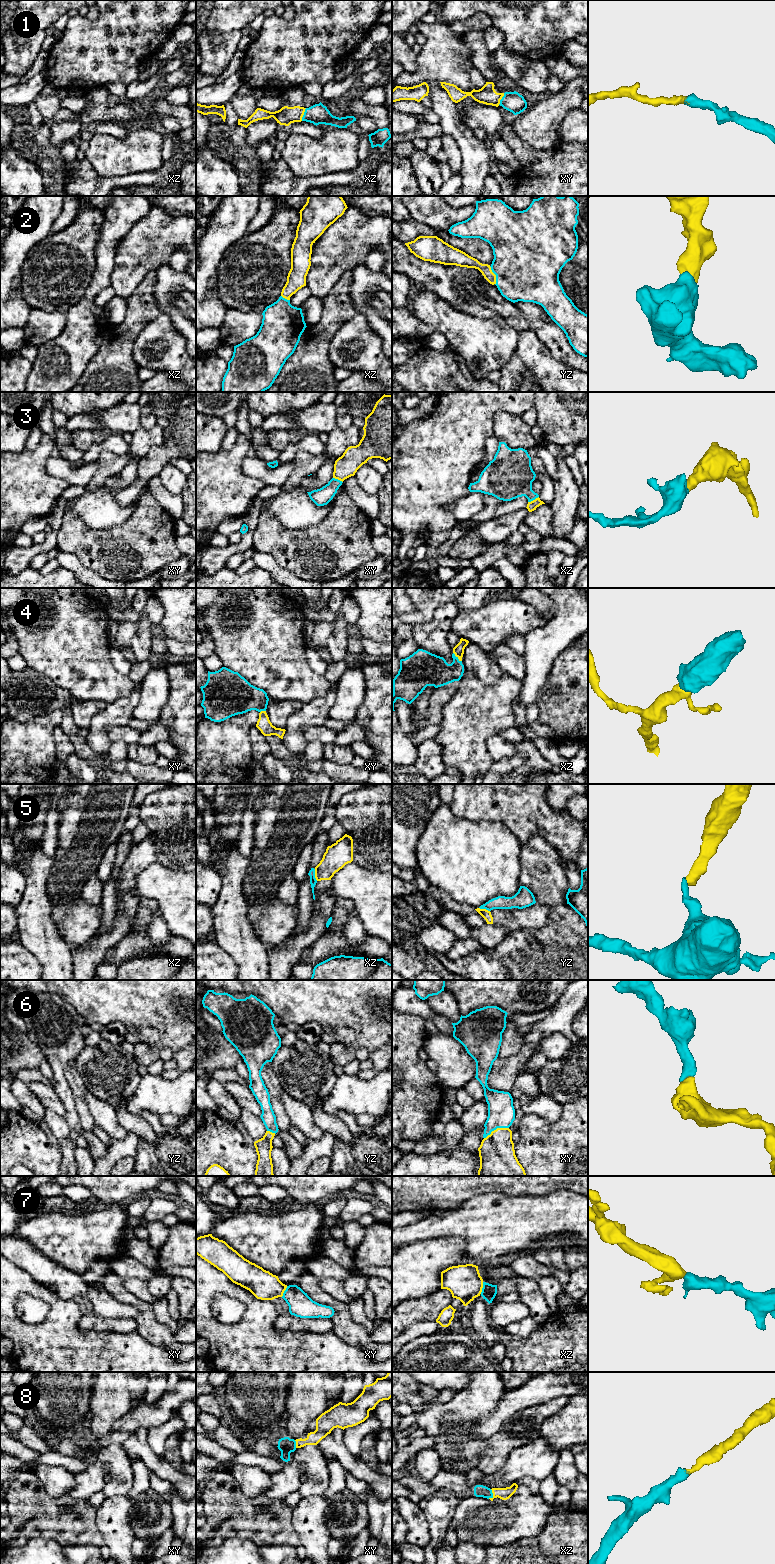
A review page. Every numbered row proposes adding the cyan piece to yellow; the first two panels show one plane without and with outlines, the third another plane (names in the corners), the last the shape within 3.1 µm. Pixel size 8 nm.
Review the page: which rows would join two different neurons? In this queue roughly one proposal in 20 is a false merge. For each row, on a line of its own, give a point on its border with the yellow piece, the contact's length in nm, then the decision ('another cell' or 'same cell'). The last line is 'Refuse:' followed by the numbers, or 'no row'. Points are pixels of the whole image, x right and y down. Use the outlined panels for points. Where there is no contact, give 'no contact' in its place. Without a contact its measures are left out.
1: contact xz (303, 114); length 110 nm; same cell
2: contact yz (495, 275); length 160 nm; same cell
3: contact xz (533, 500); length 100 nm; same cell
4: contact xz (457, 656); length 100 nm; same cell
5: contact xz (315, 875); length 100 nm; another cell
6: contact xy (497, 1128); length 220 nm; same cell
7: contact xz (482, 1287); length 100 nm; same cell
8: contact xz (493, 1495); length 80 nm; same cell
Refuse: 5

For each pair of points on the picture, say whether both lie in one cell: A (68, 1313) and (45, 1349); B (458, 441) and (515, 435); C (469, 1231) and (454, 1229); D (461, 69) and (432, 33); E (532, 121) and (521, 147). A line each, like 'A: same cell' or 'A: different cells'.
A: same cell
B: different cells
C: same cell
D: same cell
E: different cells

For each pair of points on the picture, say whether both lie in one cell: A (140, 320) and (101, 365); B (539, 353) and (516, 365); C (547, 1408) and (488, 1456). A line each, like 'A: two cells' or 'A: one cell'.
A: one cell
B: one cell
C: one cell

